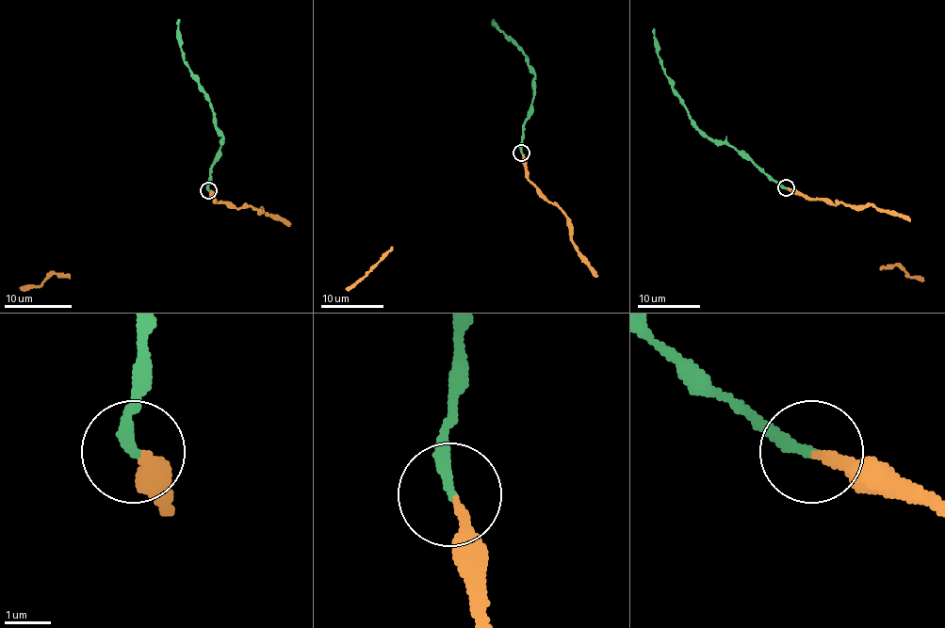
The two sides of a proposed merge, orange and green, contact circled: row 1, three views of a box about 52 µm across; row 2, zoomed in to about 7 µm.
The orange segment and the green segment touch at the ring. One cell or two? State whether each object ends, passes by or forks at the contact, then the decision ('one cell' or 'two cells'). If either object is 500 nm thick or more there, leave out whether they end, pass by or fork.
orange ends there; green ends there; one cell

